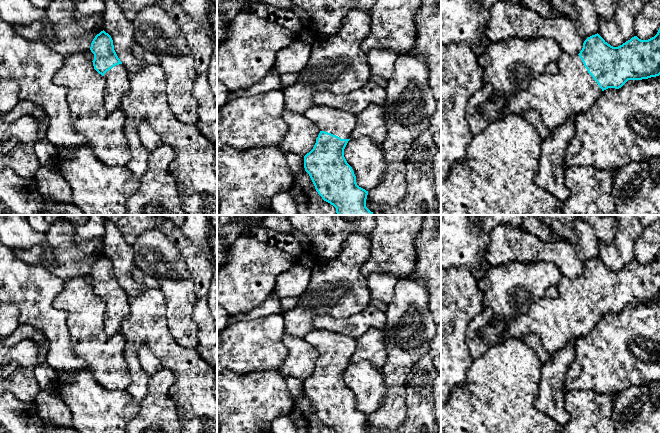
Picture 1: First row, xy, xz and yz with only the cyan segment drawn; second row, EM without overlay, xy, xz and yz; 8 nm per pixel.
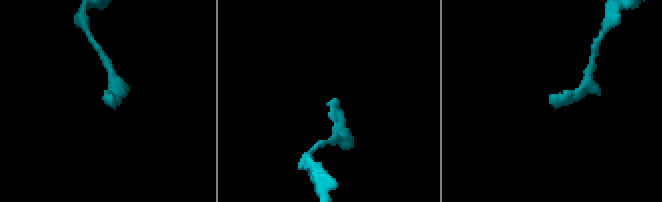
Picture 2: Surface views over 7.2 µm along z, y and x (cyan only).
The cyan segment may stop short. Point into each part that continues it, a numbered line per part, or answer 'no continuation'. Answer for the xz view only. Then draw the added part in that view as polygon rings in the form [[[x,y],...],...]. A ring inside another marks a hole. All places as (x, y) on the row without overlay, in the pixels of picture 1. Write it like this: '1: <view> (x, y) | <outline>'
1: xz (341, 347) | [[[316,330],[307,333],[303,338],[313,346],[320,355],[325,355],[340,361],[350,363],[356,349],[356,339],[330,330]]]

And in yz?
1: yz (572, 314) | [[[562,276],[557,285],[559,295],[556,299],[541,298],[535,301],[526,314],[508,318],[494,319],[494,323],[500,321],[505,325],[505,335],[499,339],[498,344],[509,340],[518,340],[524,343],[524,338],[530,334],[536,334],[541,339],[543,346],[553,356],[568,345],[572,340],[588,334],[602,319],[602,313],[588,297],[579,279],[570,280]]]

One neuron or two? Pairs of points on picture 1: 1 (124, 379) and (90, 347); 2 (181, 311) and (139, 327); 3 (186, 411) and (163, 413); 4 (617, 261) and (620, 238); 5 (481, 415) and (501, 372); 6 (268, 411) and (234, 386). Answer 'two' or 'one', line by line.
1: one
2: two
3: two
4: one
5: one
6: one

